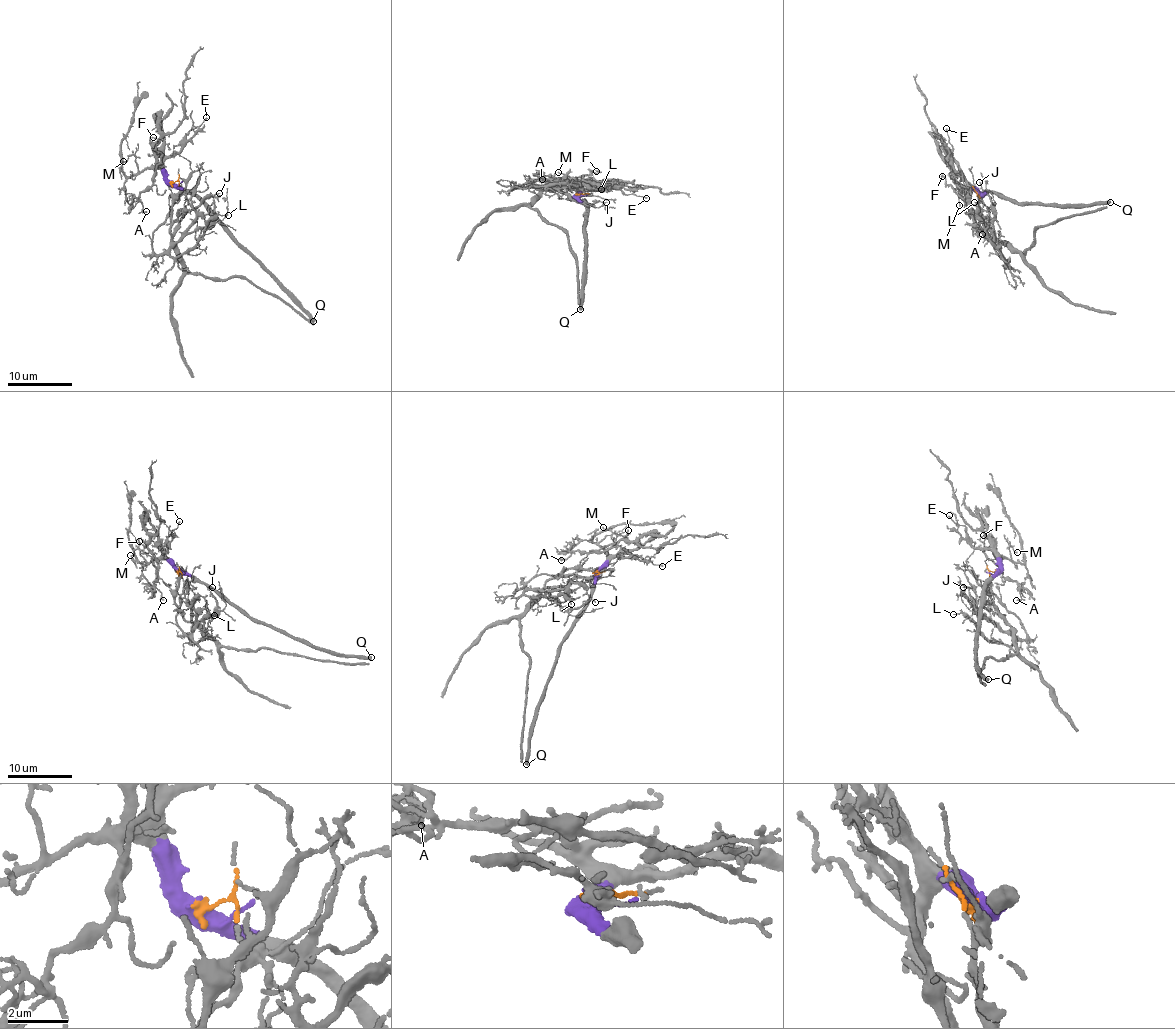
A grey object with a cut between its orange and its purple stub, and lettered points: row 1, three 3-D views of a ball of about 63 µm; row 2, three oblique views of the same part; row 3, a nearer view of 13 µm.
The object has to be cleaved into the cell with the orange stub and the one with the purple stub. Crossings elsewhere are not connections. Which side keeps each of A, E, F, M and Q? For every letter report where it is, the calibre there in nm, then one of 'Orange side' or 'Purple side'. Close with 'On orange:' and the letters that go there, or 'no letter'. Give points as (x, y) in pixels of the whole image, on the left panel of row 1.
A: Place: (146, 211). Thickness 100 nm. Purple side
E: Place: (206, 117). Thickness 100 nm. Purple side
F: Place: (153, 137). Thickness 100 nm. Purple side
M: Place: (123, 161). Thickness 100 nm. Purple side
Q: Place: (313, 321). Thickness 420 nm. Purple side
On orange: no letter

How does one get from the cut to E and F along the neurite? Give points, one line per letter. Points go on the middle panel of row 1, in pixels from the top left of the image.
E: (576, 196), (586, 189), (609, 186), (634, 191), (646, 198)
F: (576, 196), (575, 180), (596, 170)

